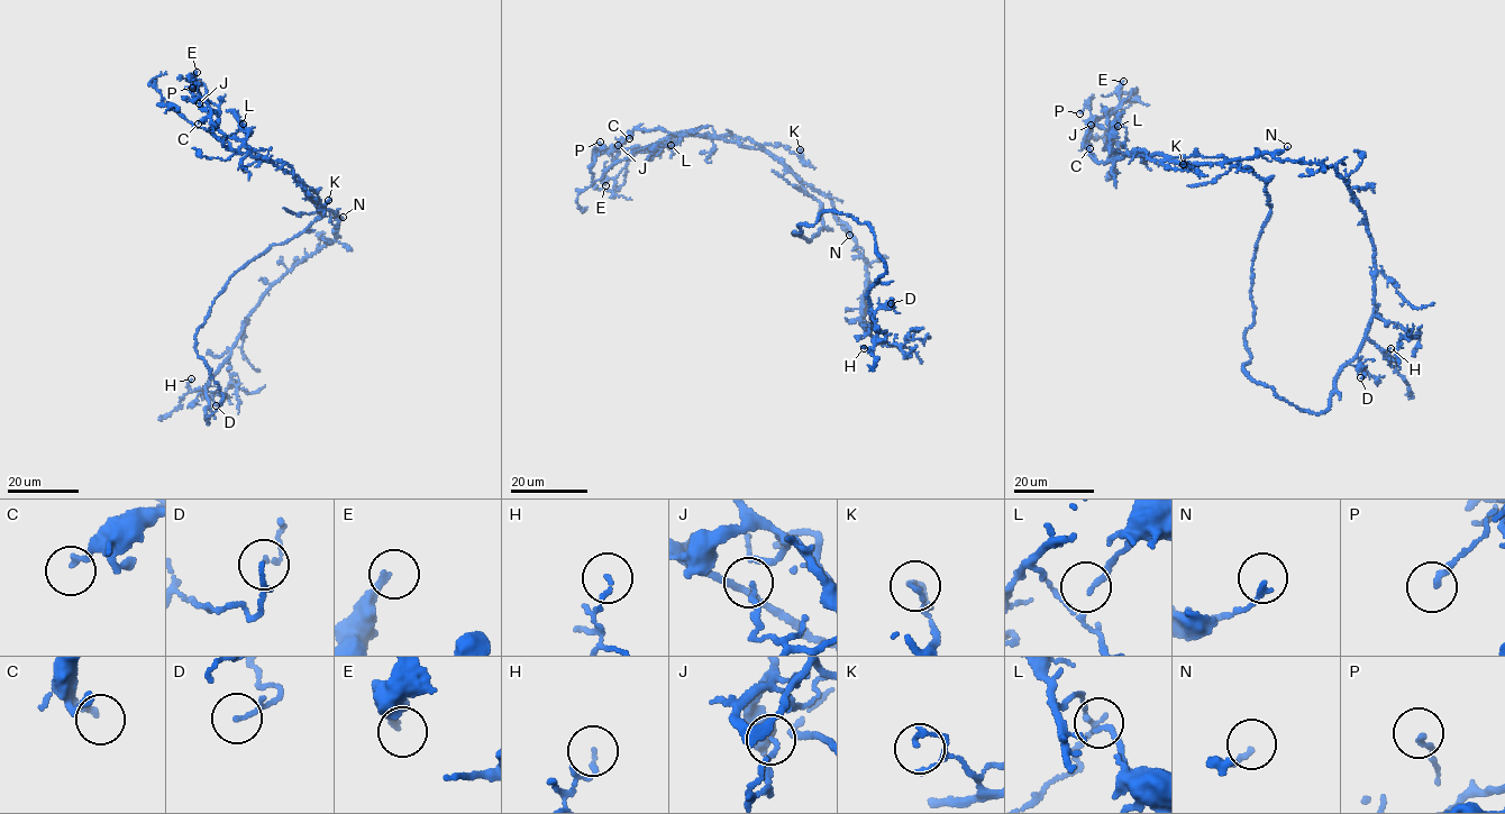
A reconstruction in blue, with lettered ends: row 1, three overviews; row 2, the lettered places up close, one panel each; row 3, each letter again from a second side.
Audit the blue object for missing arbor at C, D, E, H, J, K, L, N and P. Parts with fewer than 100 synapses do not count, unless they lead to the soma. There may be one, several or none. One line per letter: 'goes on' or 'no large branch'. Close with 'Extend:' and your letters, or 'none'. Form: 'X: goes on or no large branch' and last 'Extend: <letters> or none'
C: no large branch
D: no large branch
E: no large branch
H: no large branch
J: no large branch
K: no large branch
L: no large branch
N: no large branch
P: no large branch
Extend: none

